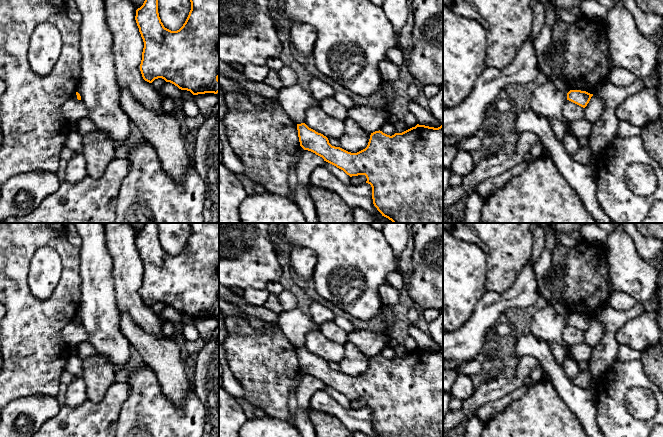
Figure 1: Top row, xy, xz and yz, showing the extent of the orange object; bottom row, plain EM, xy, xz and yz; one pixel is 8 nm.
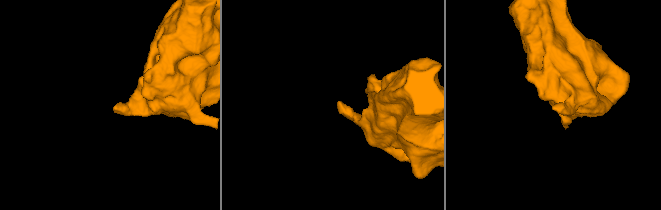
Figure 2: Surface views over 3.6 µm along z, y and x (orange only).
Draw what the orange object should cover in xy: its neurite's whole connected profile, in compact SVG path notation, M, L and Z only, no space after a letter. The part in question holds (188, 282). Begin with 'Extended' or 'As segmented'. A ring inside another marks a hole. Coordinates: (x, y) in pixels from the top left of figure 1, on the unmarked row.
As segmented. M145 223L143 229L136 234L135 244L139 252L139 256L144 266L142 276L142 284L140 288L140 295L145 305L152 307L155 303L162 302L166 306L170 306L181 314L190 315L193 319L219 316L219 223L189 223L191 226L191 234L183 248L177 255L171 255L164 251L158 237L158 223Z

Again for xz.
As segmented. M305 347L297 348L297 354L300 370L304 374L311 375L322 381L324 385L343 394L350 401L358 399L366 400L366 407L370 408L372 411L373 428L380 437L443 437L443 349L438 352L434 352L417 348L415 351L412 351L402 357L395 357L392 360L387 359L380 354L375 355L371 357L367 371L357 377L351 377L340 371L332 370L326 360L309 352Z

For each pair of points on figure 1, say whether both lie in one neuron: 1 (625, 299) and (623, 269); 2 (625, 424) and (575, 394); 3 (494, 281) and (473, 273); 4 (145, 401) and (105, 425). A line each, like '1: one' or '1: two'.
1: two
2: two
3: two
4: two

